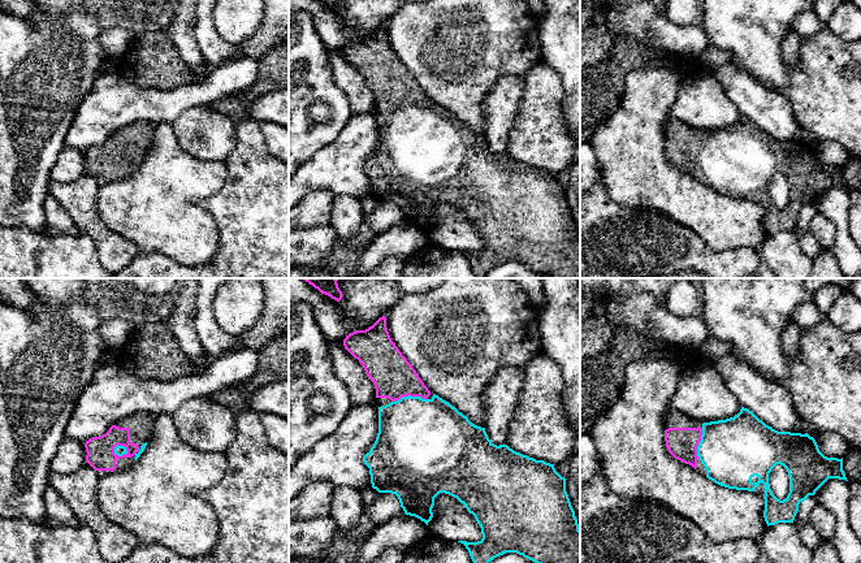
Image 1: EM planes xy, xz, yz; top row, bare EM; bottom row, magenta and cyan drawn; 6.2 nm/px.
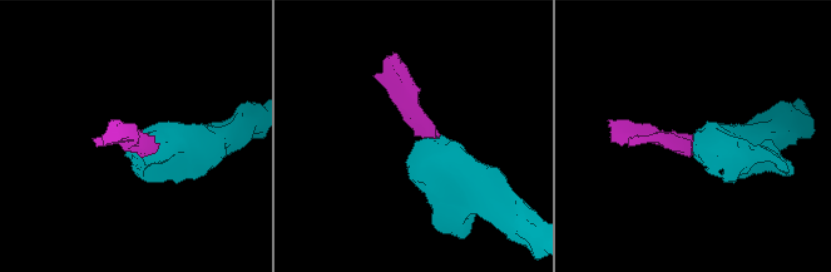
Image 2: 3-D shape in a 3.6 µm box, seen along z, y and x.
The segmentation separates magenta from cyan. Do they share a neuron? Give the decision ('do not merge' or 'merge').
merge

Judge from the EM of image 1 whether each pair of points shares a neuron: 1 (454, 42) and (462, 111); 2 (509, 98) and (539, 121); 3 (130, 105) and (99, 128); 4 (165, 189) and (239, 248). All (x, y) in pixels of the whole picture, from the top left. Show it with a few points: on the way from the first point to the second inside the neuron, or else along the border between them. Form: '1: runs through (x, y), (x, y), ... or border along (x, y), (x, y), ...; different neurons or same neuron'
1: runs through (457, 59), (457, 74), (462, 94); same neuron
2: border along (524, 79), (520, 107), (509, 134); different neurons
3: runs through (122, 105), (107, 120); same neuron
4: border along (207, 208), (217, 229), (217, 251), (210, 261); different neurons

